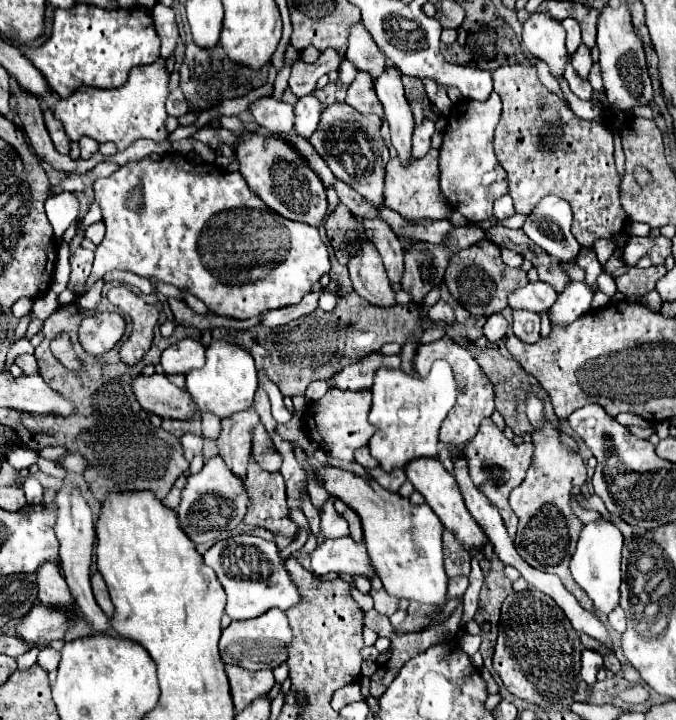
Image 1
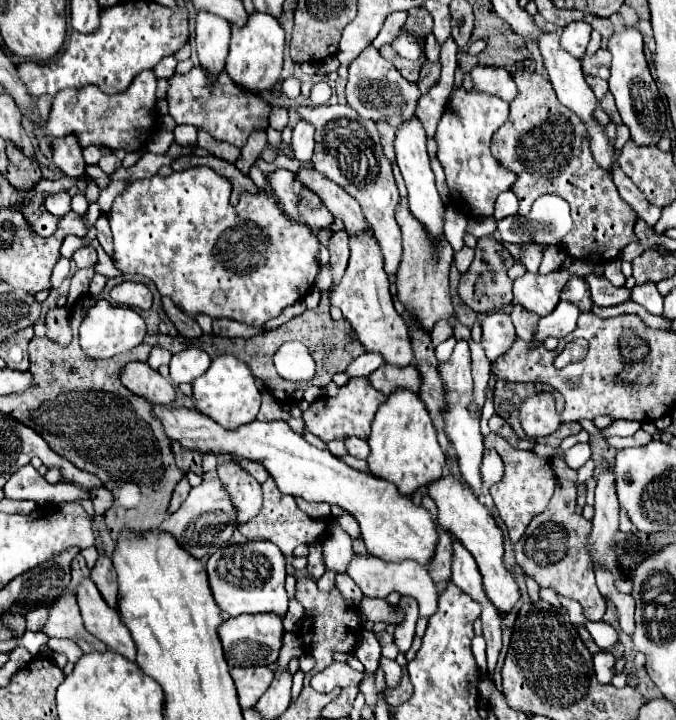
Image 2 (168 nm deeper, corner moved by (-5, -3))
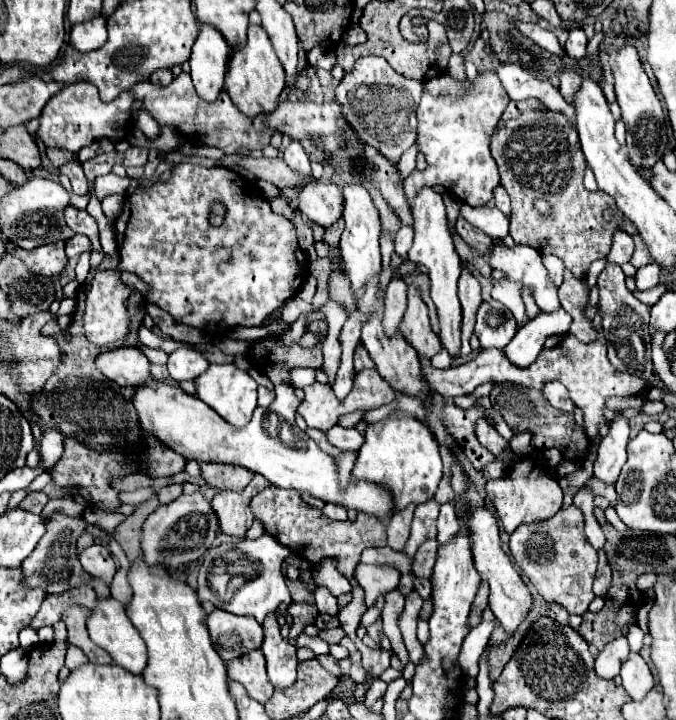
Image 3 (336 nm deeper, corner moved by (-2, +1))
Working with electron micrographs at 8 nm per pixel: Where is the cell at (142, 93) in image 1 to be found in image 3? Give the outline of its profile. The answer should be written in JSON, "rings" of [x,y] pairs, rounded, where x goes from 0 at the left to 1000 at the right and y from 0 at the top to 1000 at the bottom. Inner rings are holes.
{"rings":[[[109,114],[109,117],[95,119],[86,131],[80,131],[71,139],[71,144],[65,147],[59,158],[59,175],[56,175],[53,189],[68,203],[98,206],[109,214],[118,206],[151,192],[178,197],[192,186],[192,150],[195,150],[192,128],[178,131],[166,142],[151,142],[142,119],[136,119],[133,114]]]}

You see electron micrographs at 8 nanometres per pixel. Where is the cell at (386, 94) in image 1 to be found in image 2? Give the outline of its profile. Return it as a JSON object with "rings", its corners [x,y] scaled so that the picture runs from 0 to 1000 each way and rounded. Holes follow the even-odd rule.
{"rings":[[[617,161],[605,164],[602,169],[596,169],[587,183],[584,183],[584,214],[587,214],[587,228],[593,236],[593,244],[599,250],[602,267],[605,267],[605,292],[608,297],[614,297],[614,303],[620,303],[629,317],[635,319],[638,328],[649,328],[655,322],[655,294],[658,294],[658,283],[643,261],[643,244],[638,239],[635,231],[635,217],[632,217],[632,189],[629,181],[623,175],[623,169],[617,167]]]}

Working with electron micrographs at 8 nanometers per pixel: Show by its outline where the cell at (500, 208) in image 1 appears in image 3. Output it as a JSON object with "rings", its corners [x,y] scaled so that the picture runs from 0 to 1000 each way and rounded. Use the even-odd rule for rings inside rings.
{"rings":[[[737,258],[731,264],[731,278],[734,278],[734,286],[751,300],[754,297],[754,272],[751,272],[751,267],[743,258]]]}

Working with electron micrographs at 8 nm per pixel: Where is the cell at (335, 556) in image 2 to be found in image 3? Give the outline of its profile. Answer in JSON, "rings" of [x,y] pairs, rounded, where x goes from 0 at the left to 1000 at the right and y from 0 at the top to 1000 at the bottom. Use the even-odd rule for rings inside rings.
{"rings":[[[479,778],[473,781],[464,792],[462,792],[464,808],[470,814],[482,814],[488,819],[491,828],[506,828],[506,825],[518,825],[521,822],[521,811],[497,792],[497,783],[491,778]]]}

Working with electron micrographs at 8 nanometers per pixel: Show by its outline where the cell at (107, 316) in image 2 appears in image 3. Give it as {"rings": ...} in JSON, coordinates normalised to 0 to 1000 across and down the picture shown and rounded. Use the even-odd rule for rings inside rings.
{"rings":[[[263,228],[254,233],[249,253],[231,253],[219,264],[201,264],[192,269],[180,289],[183,314],[172,314],[172,336],[178,331],[178,364],[167,376],[143,376],[136,390],[127,436],[124,464],[133,475],[154,481],[180,472],[189,464],[186,414],[194,401],[179,390],[182,376],[204,381],[219,397],[219,417],[246,431],[260,447],[272,447],[293,458],[320,461],[320,456],[346,453],[385,453],[391,442],[426,414],[438,411],[447,392],[456,386],[456,358],[444,347],[435,314],[402,294],[393,275],[370,269],[370,261],[358,258],[355,244],[337,233],[299,233],[284,228]],[[311,281],[328,281],[337,289],[328,314],[311,314]]]}

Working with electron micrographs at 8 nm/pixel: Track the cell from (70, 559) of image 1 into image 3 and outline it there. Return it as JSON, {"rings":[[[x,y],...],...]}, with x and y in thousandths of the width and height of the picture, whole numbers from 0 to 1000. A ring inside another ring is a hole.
{"rings":[[[166,831],[163,833],[145,833],[145,844],[130,858],[130,878],[133,878],[136,892],[145,894],[148,900],[154,900],[166,911],[169,922],[180,925],[183,931],[189,931],[201,939],[210,939],[213,925],[219,919],[216,897],[213,897],[213,889],[207,886],[204,875],[189,861],[189,856],[186,856],[186,850],[175,833],[166,833]]]}

